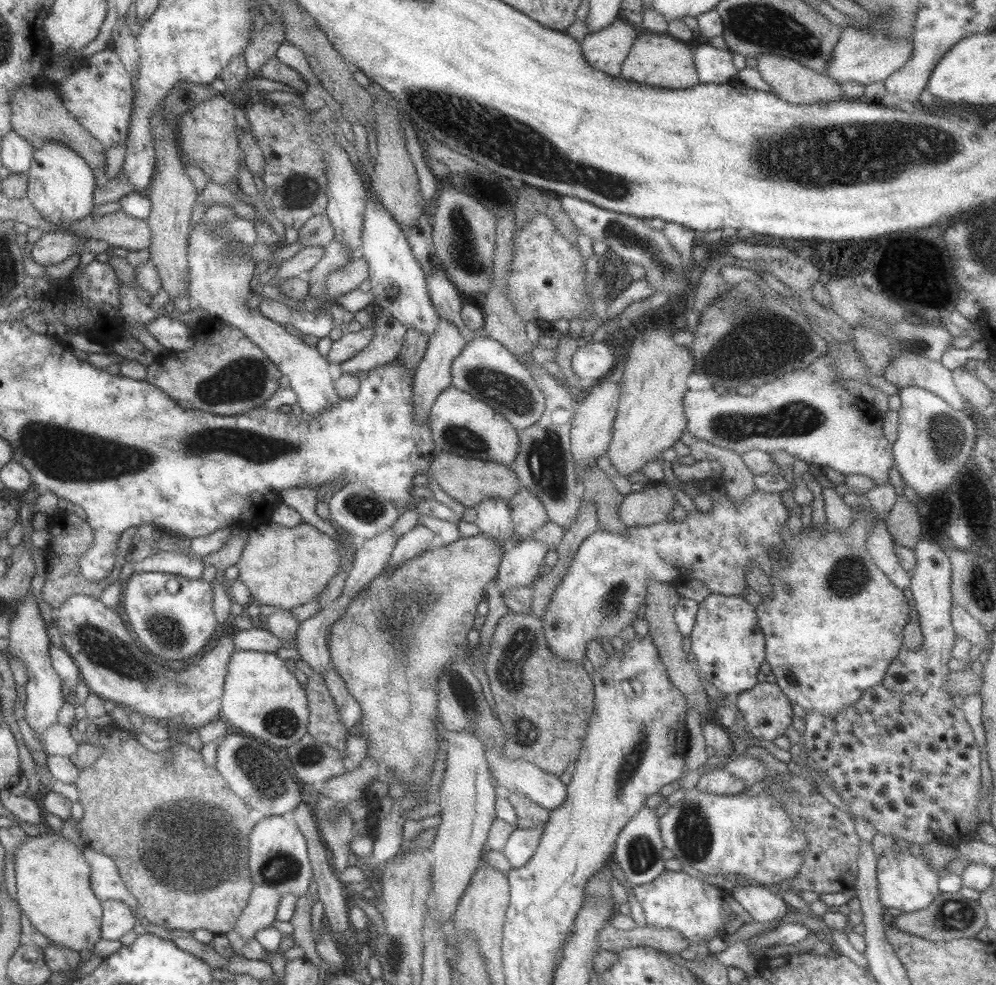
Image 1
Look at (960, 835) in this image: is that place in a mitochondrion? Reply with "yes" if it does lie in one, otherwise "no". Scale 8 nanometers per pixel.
no

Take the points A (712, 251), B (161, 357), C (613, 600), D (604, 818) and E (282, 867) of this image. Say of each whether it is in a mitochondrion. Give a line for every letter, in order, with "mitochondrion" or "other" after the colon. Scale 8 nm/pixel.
A: other
B: other
C: mitochondrion
D: other
E: mitochondrion

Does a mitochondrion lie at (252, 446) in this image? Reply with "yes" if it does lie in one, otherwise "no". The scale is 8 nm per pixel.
yes

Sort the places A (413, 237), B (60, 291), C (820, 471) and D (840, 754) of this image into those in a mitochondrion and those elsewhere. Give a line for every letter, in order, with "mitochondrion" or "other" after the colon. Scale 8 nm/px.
A: other
B: other
C: other
D: other

